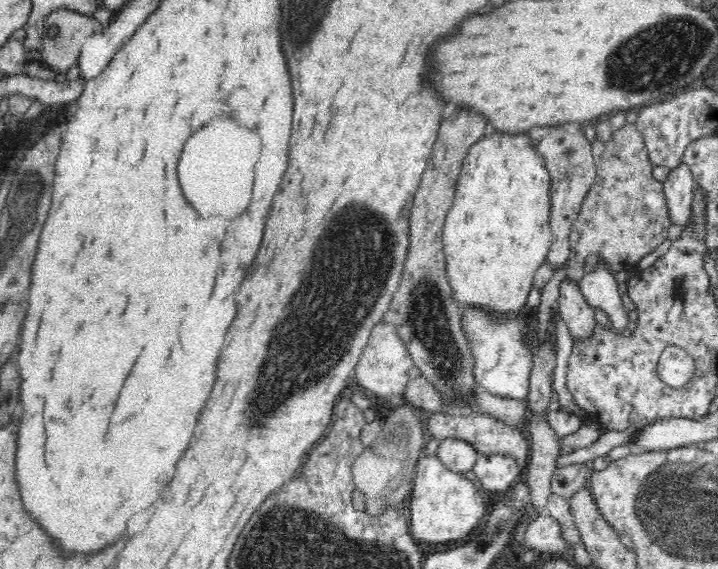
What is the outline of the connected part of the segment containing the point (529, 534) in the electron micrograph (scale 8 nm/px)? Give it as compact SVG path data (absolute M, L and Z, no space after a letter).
M535 514L530 519L524 534L524 548L537 553L562 553L566 548L564 539L560 537L560 527L554 517L546 514Z

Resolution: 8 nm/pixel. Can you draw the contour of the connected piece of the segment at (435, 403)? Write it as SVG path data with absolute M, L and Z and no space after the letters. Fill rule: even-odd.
M416 376L404 382L404 392L402 392L404 403L412 408L432 412L444 412L443 403L436 389L432 388L430 382L424 376Z

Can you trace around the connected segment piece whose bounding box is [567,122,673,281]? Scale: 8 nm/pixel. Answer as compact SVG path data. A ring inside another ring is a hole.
M626 122L620 129L612 130L610 140L598 140L596 135L591 145L597 177L590 190L586 192L578 216L574 218L568 234L570 250L567 276L576 281L585 273L584 261L590 254L601 254L611 264L614 272L633 270L635 263L646 254L655 250L659 244L668 243L668 228L673 223L664 185L652 174L652 161L643 142L643 136L634 123Z

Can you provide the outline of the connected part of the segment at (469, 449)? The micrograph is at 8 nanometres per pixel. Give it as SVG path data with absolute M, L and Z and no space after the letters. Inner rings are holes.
M445 438L432 455L450 471L460 475L472 470L479 457L472 445L458 438Z

